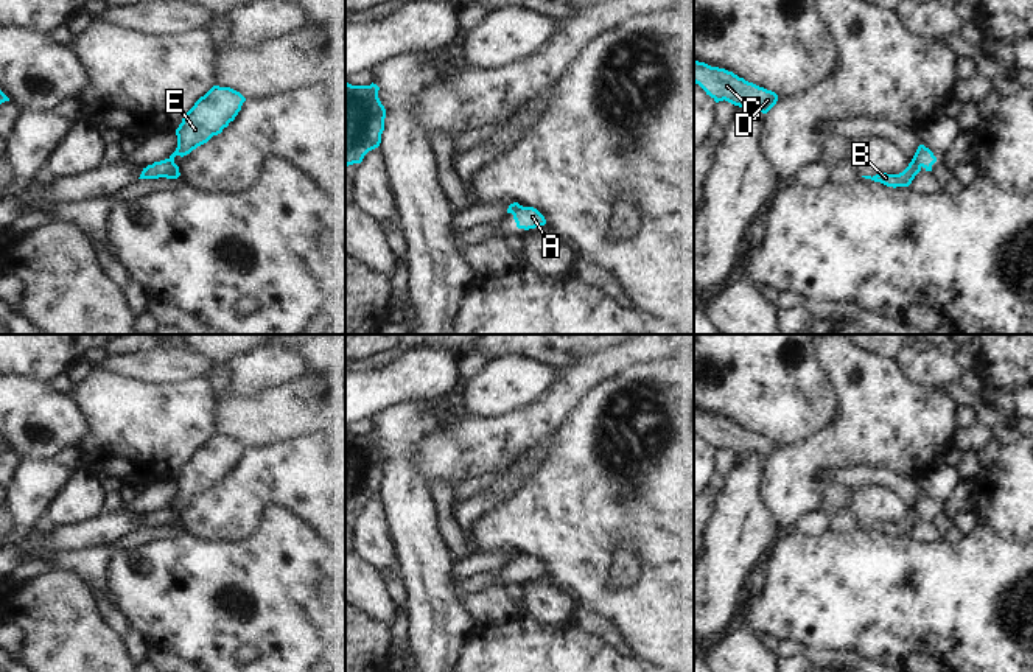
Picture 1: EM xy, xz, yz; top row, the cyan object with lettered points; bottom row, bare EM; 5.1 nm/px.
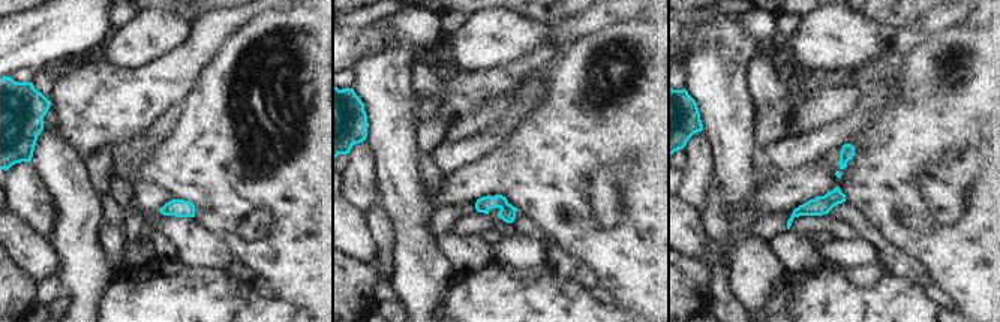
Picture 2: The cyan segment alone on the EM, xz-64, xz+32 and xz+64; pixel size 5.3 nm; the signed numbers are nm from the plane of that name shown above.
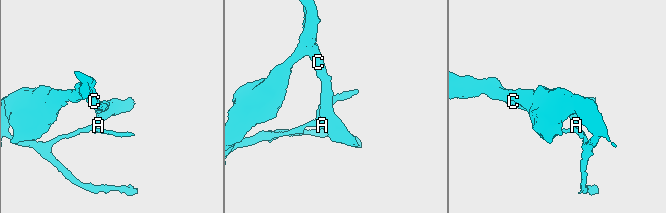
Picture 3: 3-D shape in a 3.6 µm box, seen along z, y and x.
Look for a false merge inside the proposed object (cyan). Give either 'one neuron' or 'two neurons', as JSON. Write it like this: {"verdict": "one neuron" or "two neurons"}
{"verdict": "two neurons"}

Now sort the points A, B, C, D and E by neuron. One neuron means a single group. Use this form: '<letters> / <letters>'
A C D E / B

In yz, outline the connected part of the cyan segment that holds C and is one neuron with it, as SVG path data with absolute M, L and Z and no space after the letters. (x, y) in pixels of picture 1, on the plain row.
M694 409L694 431L716 451L725 448L739 456L759 457L762 462L767 462L778 450L775 440L748 431L733 420L699 409Z

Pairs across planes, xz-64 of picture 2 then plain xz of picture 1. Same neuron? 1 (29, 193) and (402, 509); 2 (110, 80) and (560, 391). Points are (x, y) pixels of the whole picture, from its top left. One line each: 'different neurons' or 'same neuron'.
1: different neurons
2: same neuron

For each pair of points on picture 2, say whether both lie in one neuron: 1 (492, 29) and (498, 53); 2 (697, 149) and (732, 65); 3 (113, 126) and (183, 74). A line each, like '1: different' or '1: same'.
1: same
2: different
3: same

